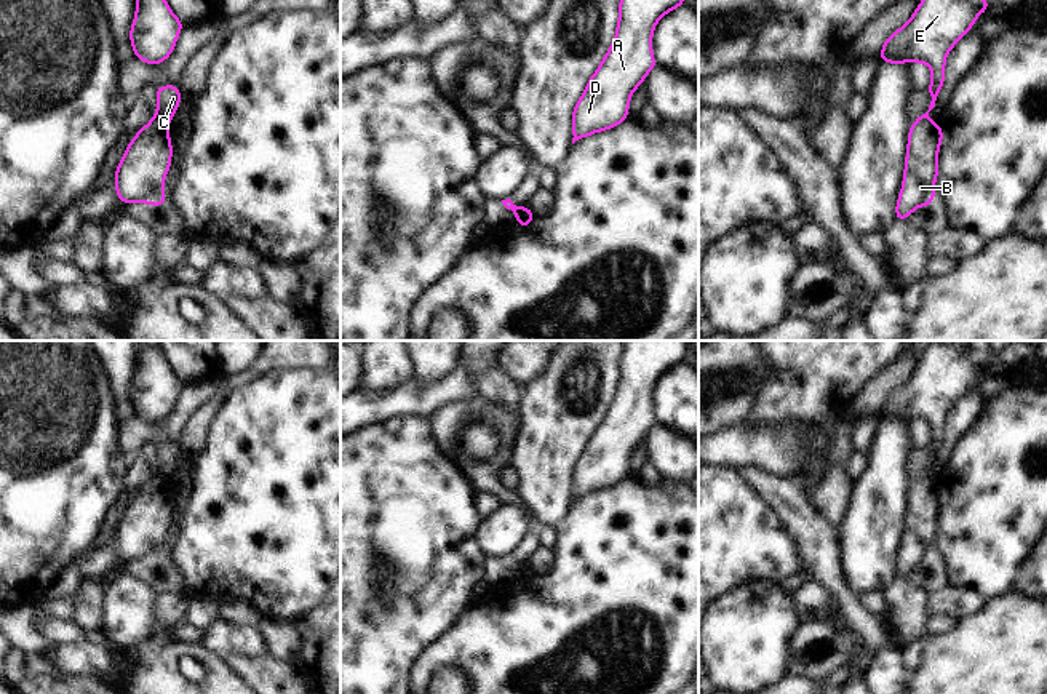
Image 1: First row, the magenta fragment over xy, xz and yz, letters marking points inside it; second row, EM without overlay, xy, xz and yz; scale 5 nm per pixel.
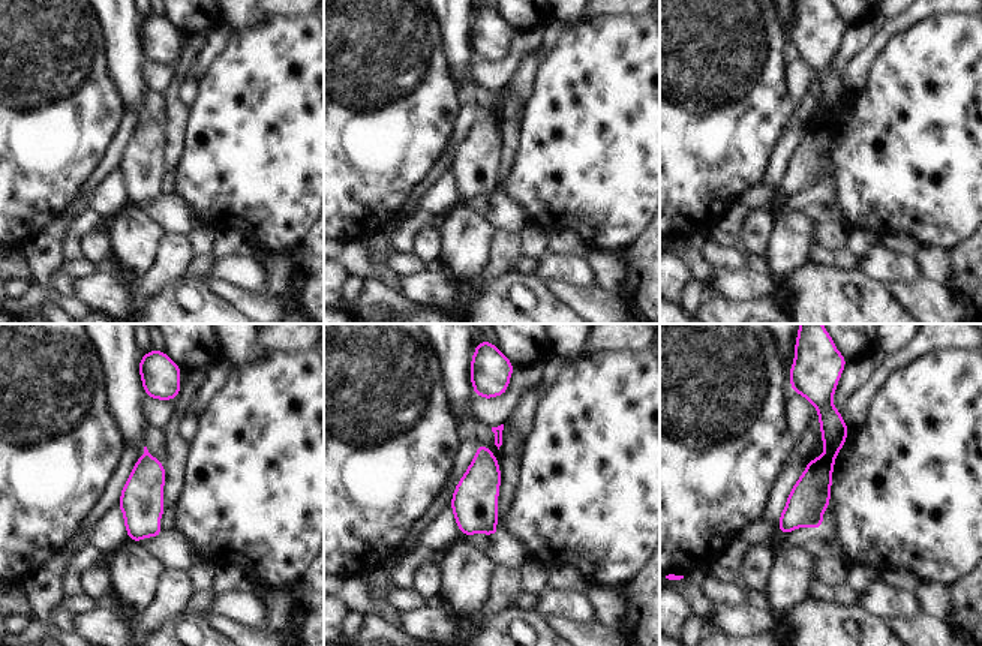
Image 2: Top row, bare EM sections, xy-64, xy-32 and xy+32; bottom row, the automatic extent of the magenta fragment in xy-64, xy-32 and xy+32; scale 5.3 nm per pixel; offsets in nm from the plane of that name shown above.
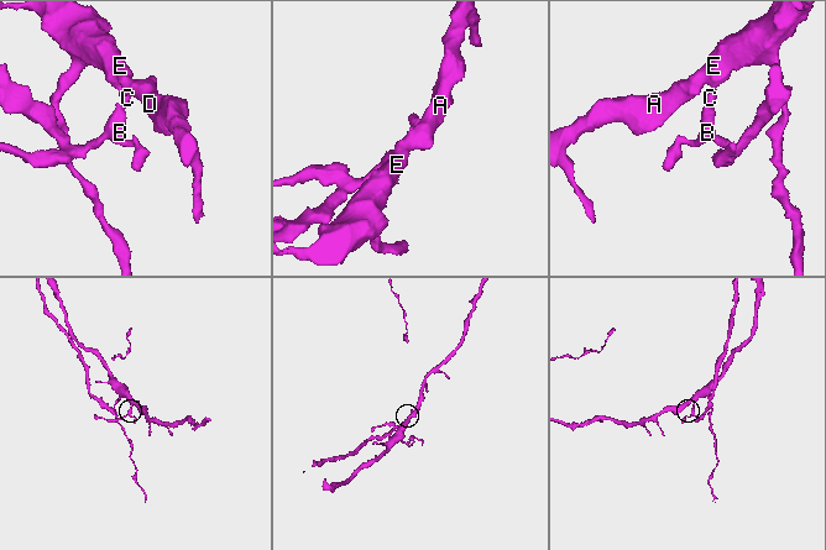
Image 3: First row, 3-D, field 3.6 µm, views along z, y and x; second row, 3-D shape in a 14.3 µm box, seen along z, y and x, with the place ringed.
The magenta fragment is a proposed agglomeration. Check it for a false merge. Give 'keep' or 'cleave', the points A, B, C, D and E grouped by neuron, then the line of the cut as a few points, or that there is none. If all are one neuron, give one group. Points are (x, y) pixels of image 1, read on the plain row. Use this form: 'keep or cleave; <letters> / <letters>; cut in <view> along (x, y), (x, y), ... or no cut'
cleave; A C D E / B; cut in xy along (155, 472), (167, 482)

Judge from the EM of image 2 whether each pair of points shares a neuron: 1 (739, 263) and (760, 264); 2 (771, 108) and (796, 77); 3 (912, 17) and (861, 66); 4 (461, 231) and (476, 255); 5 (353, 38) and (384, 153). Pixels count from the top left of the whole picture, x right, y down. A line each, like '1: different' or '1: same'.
1: different
2: different
3: same
4: same
5: same

